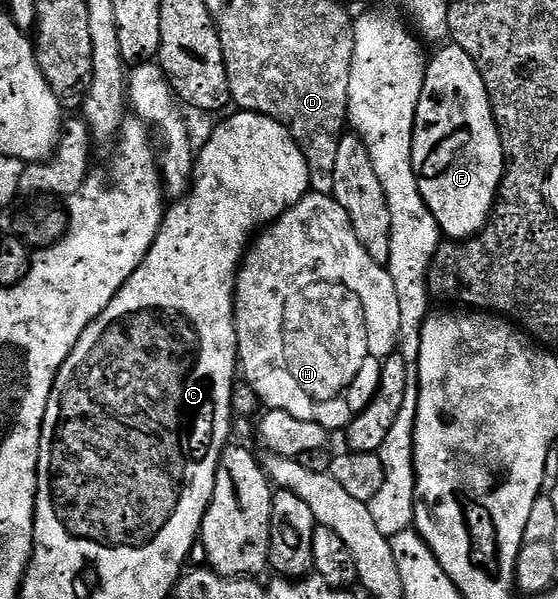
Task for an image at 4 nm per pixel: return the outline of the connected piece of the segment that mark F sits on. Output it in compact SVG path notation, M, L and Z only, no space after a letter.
M452 43L446 45L446 49L428 58L425 67L423 89L413 119L411 163L419 195L429 208L437 228L446 238L464 239L475 236L489 219L489 212L497 199L497 189L501 186L501 176L505 173L505 152L485 84L471 55Z

